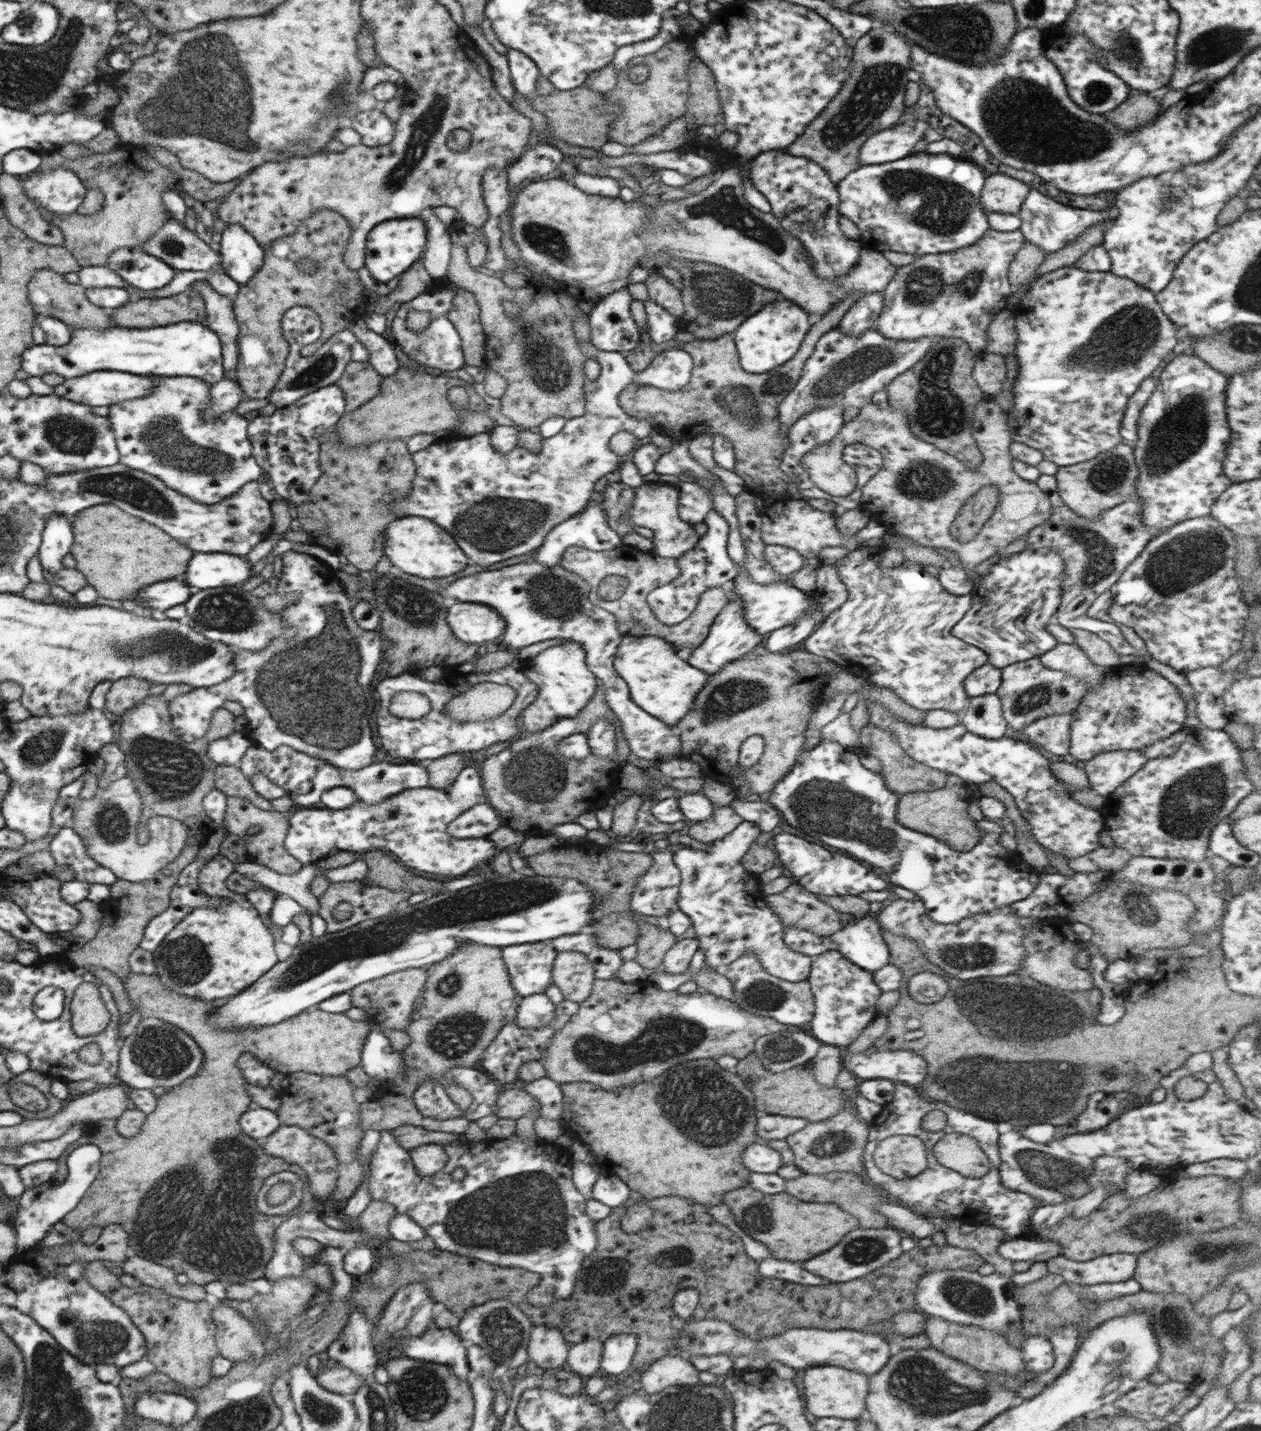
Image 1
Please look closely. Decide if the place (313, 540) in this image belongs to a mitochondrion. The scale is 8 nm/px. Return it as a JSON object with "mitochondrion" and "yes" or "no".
{"mitochondrion":"no"}

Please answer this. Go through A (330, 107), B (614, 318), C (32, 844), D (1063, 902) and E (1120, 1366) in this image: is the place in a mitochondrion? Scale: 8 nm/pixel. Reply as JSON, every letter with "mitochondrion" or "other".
{"A":"mitochondrion","B":"other","C":"other","D":"other","E":"mitochondrion"}

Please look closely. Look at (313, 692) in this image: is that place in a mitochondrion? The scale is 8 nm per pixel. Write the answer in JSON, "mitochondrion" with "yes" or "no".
{"mitochondrion":"yes"}

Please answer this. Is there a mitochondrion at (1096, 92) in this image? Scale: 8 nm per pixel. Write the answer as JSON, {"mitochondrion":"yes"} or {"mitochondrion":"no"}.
{"mitochondrion":"yes"}

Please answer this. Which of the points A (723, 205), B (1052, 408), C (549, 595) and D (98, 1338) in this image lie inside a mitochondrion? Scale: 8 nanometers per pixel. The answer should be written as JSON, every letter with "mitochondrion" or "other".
{"A":"mitochondrion","B":"other","C":"mitochondrion","D":"mitochondrion"}

